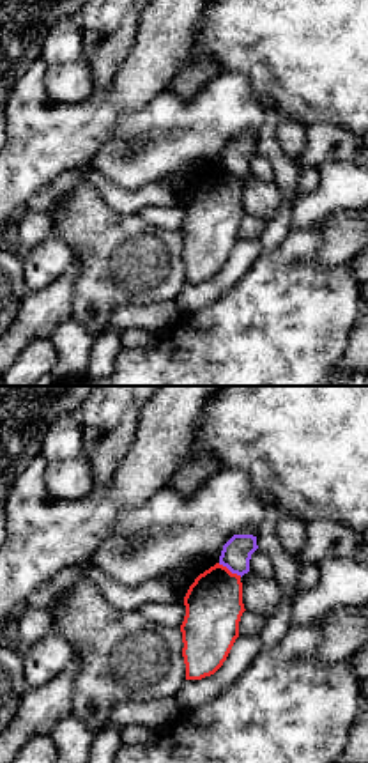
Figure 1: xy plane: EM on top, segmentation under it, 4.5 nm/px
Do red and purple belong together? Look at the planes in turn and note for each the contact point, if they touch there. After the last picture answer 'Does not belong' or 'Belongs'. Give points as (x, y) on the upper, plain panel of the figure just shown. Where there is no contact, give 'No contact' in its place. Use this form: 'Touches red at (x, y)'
Touches red at (229, 174)

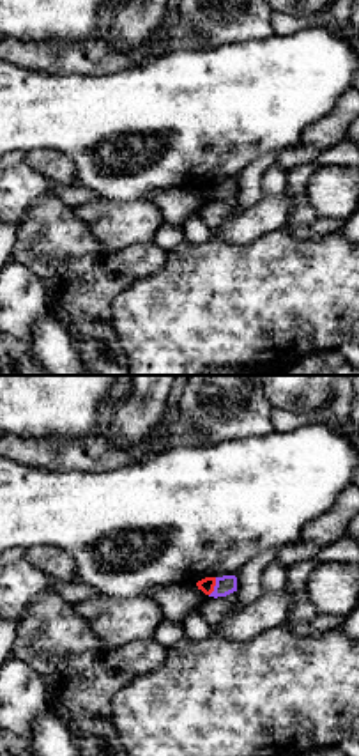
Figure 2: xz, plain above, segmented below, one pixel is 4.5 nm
Touches red at (214, 188)

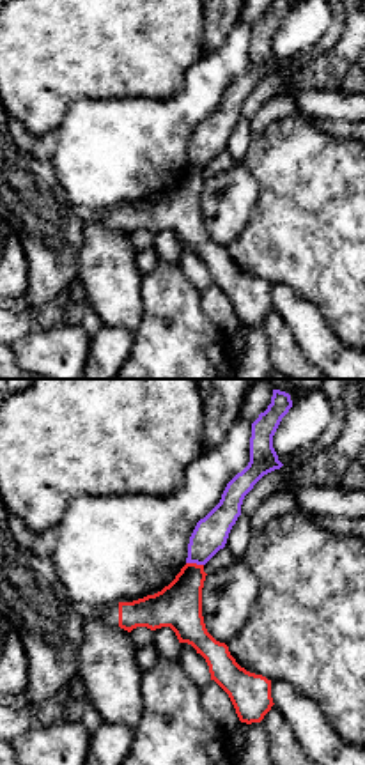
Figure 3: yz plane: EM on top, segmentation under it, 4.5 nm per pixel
Touches red at (195, 167)

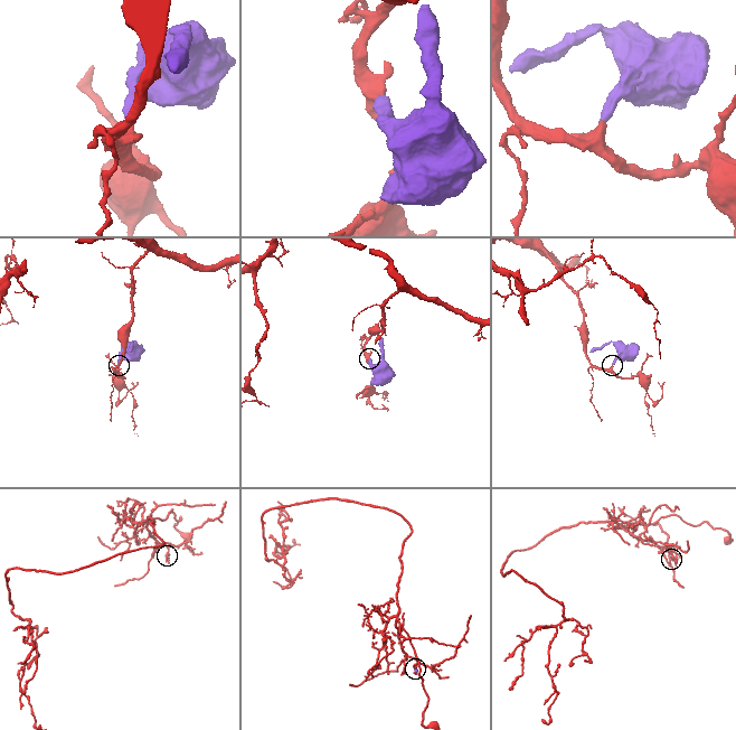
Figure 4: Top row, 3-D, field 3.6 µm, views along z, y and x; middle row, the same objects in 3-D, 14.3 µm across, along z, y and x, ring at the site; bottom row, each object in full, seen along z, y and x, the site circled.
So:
Does not belong

